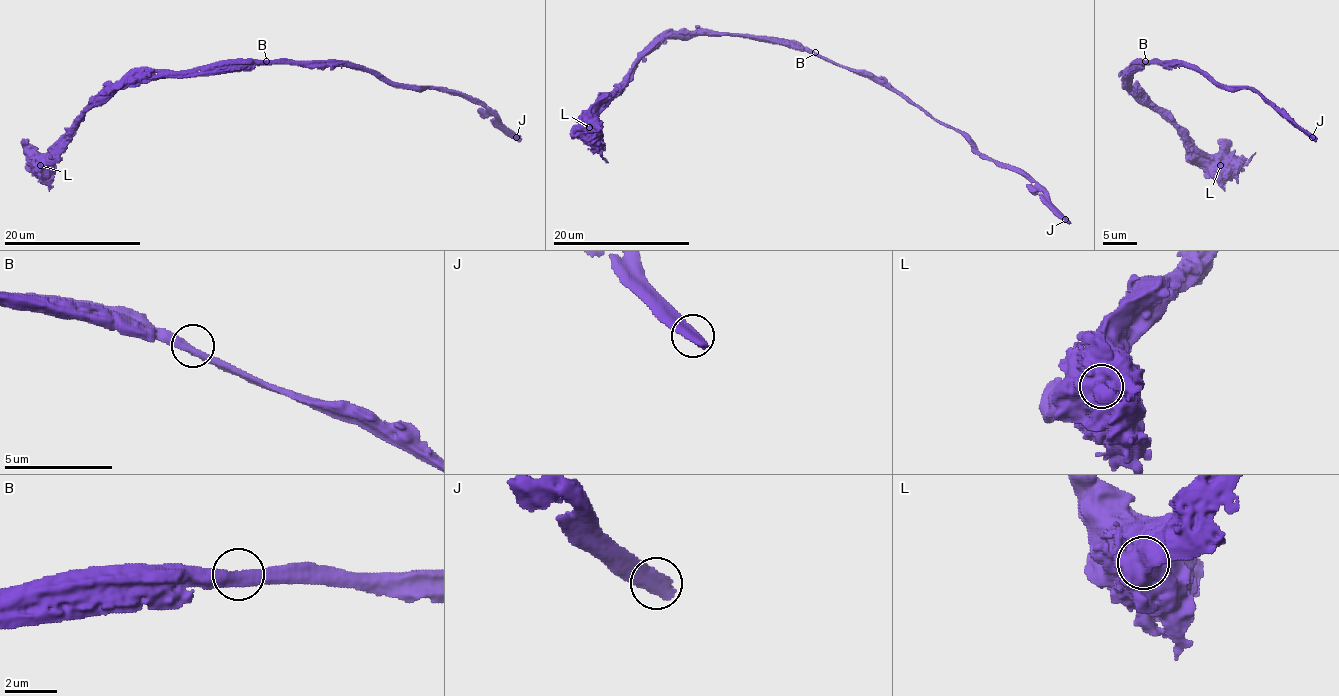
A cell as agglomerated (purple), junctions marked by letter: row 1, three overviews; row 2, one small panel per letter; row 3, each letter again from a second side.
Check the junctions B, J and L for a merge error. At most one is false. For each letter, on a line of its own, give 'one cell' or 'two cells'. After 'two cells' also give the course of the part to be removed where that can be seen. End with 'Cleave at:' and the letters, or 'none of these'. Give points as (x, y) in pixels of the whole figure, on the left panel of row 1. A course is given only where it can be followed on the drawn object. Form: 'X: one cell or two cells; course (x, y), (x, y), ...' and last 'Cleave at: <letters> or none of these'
B: one cell
J: one cell
L: two cells; course (41, 166), (80, 118), (121, 87), (140, 85), (155, 78), (193, 77), (254, 65)
Cleave at: L

